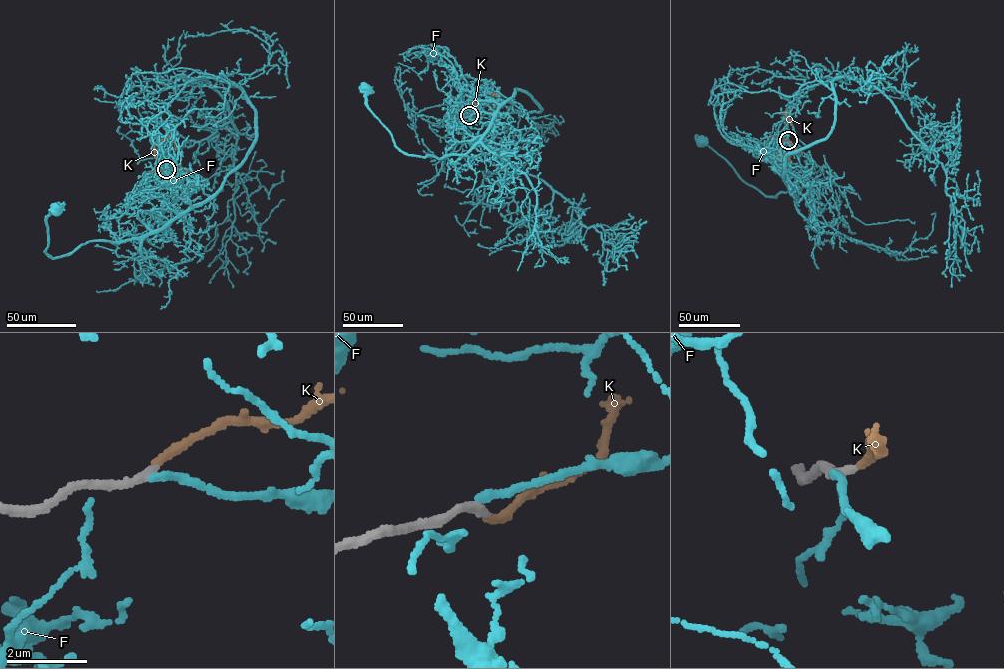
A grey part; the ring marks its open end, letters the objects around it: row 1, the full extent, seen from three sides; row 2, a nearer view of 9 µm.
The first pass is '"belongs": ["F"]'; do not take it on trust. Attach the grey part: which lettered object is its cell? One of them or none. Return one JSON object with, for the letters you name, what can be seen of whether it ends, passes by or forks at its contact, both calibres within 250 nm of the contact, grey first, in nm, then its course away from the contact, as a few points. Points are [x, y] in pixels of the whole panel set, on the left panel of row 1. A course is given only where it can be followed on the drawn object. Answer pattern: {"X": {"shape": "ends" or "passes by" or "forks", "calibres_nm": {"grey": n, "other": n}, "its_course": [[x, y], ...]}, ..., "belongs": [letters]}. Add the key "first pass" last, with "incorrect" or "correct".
{"K": {"shape": "ends", "calibres_nm": {"grey": 200, "other": 200}, "its_course": [[166, 169], [173, 164], [155, 158], [154, 144], [168, 137], [174, 141], [175, 150]]}, "belongs": ["K"], "first pass": "incorrect"}

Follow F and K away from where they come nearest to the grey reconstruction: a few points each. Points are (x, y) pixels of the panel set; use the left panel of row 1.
F: (166, 169), (200, 175), (187, 187), (190, 206), (140, 236), (88, 241), (51, 258), (46, 220), (59, 209)
K: (166, 169), (173, 164), (155, 158), (154, 144), (168, 137), (174, 141), (175, 150)

